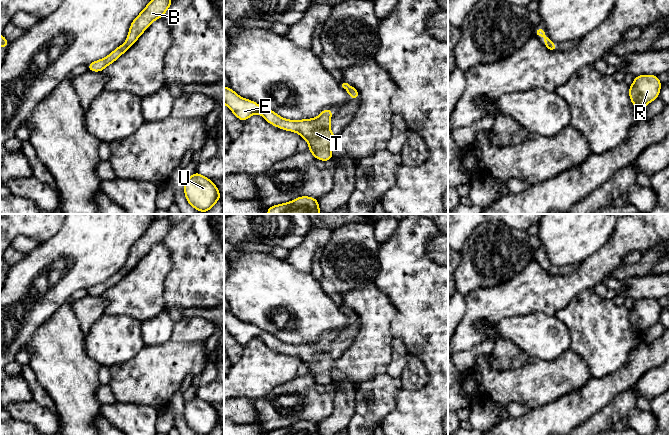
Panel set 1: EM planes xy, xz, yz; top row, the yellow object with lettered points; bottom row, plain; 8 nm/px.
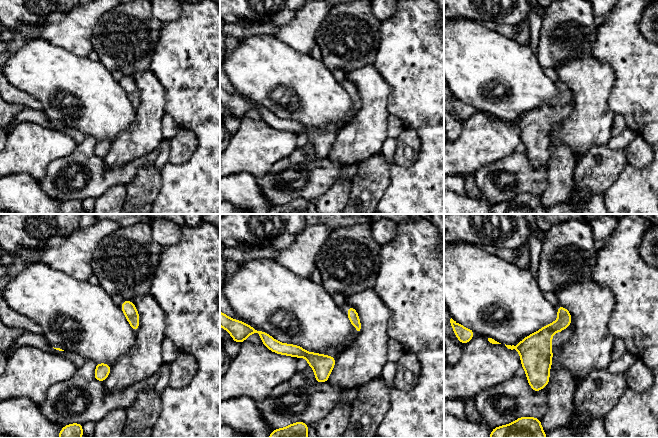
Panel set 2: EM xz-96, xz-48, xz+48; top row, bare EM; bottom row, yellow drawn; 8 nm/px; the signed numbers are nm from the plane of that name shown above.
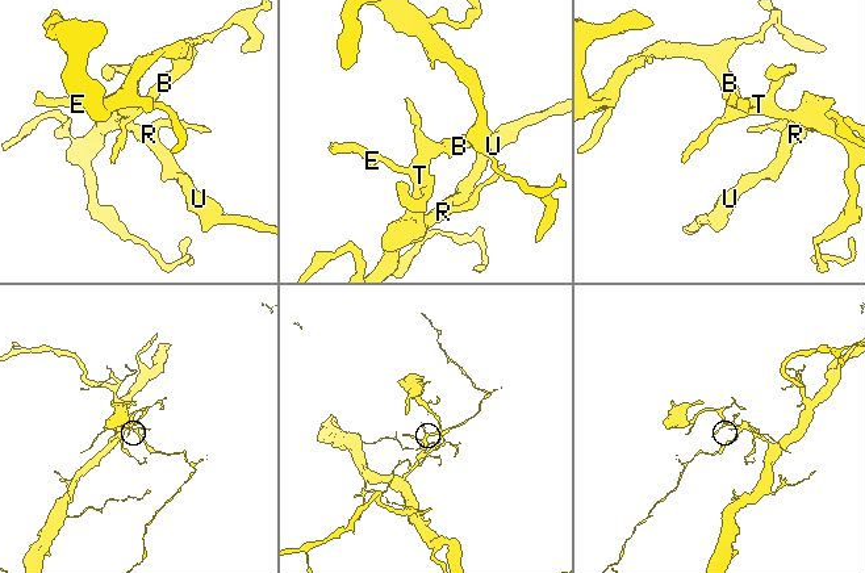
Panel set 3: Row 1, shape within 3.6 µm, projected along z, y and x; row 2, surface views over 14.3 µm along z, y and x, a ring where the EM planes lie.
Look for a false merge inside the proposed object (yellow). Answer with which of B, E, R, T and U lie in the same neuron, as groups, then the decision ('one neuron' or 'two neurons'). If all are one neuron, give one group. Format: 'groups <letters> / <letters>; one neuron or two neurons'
groups B E R T U; one neuron

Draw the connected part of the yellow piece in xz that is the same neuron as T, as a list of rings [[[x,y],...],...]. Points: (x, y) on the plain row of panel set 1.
[[[225,310],[224,327],[241,345],[244,346],[254,337],[258,337],[268,347],[280,353],[299,357],[303,363],[308,365],[309,374],[316,383],[321,385],[333,383],[331,373],[336,360],[330,354],[332,333],[324,333],[314,343],[293,345],[280,341],[274,335],[264,332],[256,326],[238,320],[236,316]]]

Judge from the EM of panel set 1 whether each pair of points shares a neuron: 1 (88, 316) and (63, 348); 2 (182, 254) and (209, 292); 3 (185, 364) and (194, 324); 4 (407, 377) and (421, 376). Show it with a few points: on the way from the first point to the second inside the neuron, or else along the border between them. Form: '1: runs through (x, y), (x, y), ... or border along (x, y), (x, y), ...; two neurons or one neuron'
1: border along (71, 305), (79, 327), (85, 334); two neurons
2: runs through (191, 263), (209, 283); one neuron
3: border along (169, 340), (177, 342), (205, 341); two neurons
4: runs through (410, 377), (418, 376); one neuron

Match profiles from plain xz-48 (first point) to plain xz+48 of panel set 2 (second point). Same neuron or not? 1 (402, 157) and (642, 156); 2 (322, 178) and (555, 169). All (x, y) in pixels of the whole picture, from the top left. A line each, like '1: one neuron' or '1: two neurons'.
1: one neuron
2: two neurons

